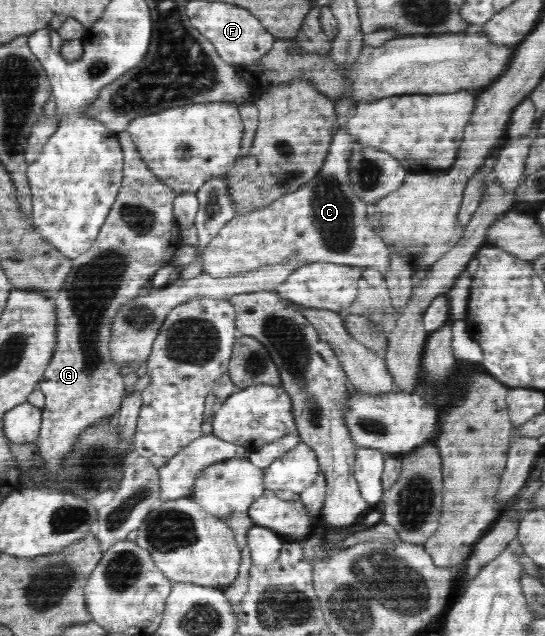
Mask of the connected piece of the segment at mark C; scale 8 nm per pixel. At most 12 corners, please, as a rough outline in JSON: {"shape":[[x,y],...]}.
{"shape":[[339,126],[311,181],[230,219],[203,250],[225,279],[323,262],[390,271]]}

